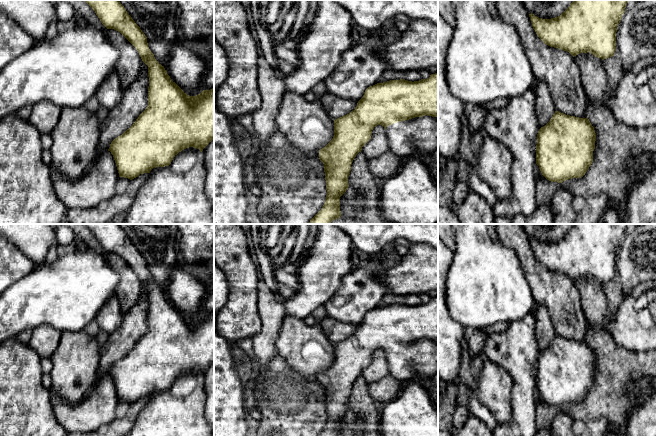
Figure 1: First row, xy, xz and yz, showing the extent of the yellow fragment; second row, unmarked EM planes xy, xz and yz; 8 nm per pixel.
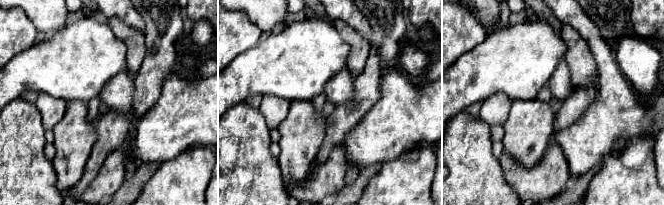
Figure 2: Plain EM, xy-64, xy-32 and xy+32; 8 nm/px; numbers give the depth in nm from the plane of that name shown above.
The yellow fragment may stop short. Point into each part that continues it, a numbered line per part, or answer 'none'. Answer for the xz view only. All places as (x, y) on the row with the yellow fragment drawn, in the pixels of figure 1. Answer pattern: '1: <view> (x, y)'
1: xz (418, 136)

